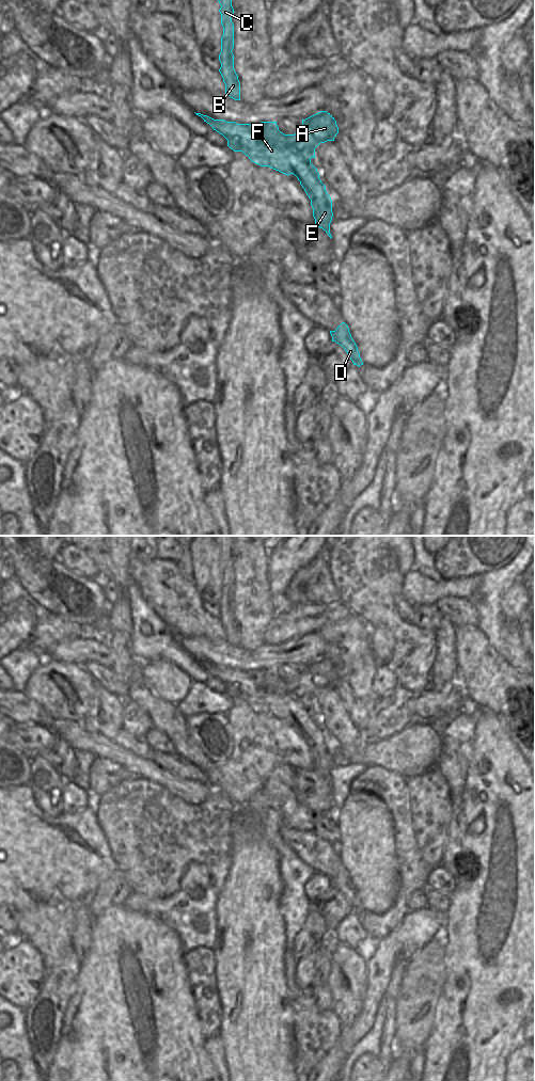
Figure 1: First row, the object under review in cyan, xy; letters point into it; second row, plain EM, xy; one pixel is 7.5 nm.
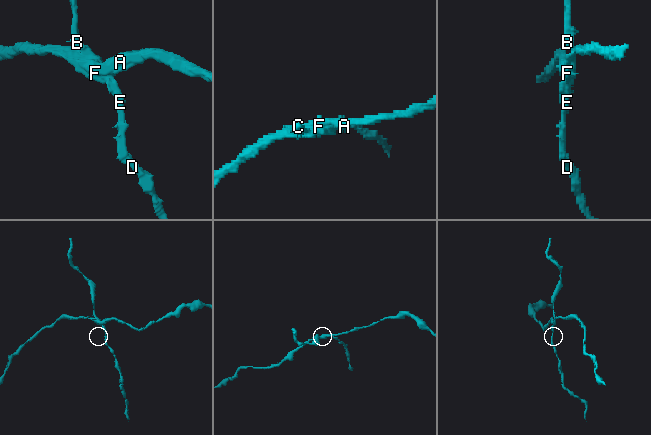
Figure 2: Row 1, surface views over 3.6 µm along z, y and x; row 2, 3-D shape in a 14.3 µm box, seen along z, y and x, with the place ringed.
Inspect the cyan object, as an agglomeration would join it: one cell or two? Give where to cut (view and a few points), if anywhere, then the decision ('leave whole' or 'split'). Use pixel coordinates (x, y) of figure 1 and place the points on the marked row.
cut xy (276, 131), (286, 144), (301, 153), (305, 153), (310, 158); split

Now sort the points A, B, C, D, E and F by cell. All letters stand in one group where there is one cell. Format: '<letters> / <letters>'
A / B C D E F

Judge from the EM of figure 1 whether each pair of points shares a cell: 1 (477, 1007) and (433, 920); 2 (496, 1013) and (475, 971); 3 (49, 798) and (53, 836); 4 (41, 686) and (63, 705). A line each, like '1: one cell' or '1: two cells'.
1: two cells
2: one cell
3: two cells
4: one cell

